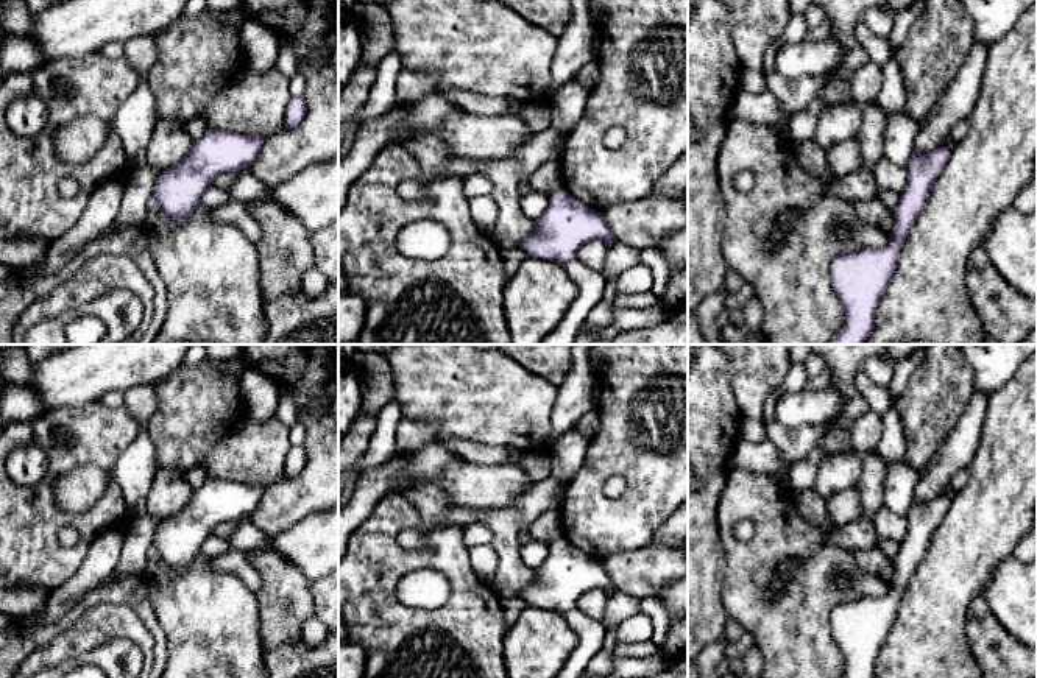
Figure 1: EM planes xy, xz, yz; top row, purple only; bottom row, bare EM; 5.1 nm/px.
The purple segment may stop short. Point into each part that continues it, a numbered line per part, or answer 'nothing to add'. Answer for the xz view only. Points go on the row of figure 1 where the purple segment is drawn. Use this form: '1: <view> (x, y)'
1: xz (590, 284)

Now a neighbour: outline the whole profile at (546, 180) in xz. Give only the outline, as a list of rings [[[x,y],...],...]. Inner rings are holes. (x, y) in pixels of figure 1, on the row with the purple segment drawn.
[[[550,161],[538,167],[529,178],[535,192],[552,195],[563,187],[560,161]]]

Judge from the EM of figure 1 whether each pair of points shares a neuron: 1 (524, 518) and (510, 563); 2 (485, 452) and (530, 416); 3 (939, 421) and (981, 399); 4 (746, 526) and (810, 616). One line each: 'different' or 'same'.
1: same
2: different
3: different
4: different

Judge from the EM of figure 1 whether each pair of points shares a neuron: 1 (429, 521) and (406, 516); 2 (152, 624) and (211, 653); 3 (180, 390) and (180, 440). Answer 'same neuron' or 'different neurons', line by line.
1: different neurons
2: different neurons
3: same neuron

